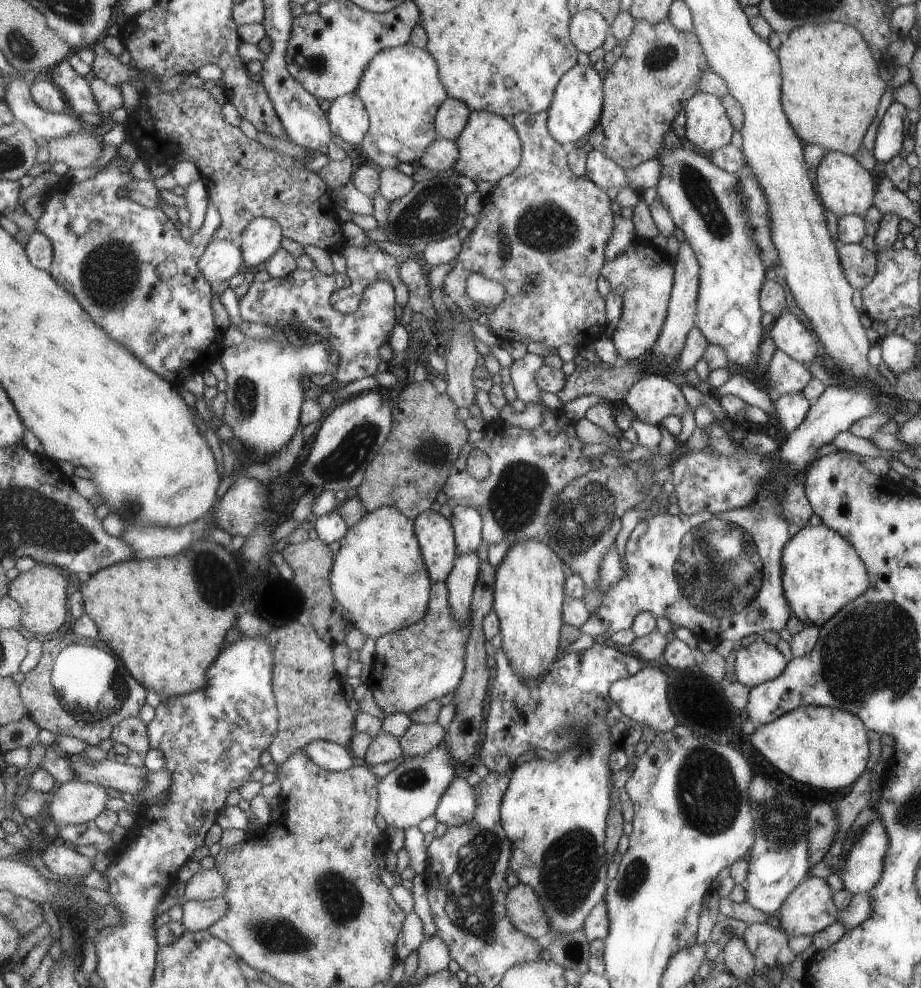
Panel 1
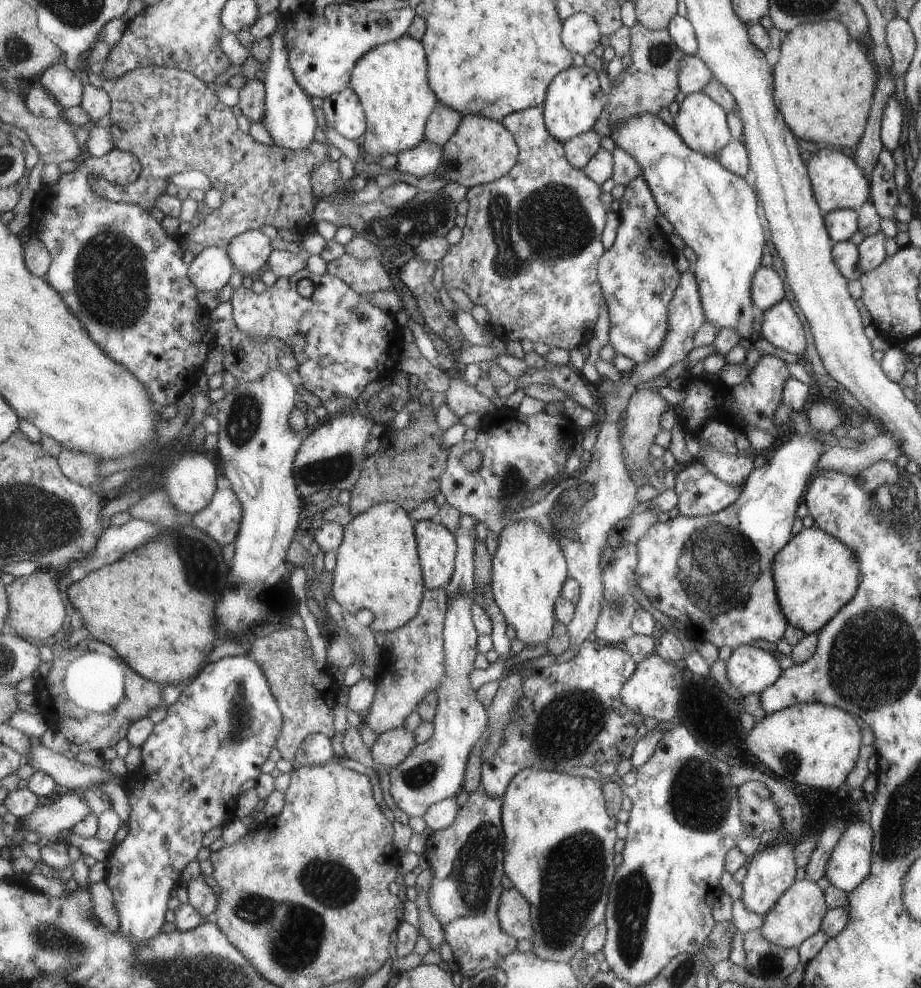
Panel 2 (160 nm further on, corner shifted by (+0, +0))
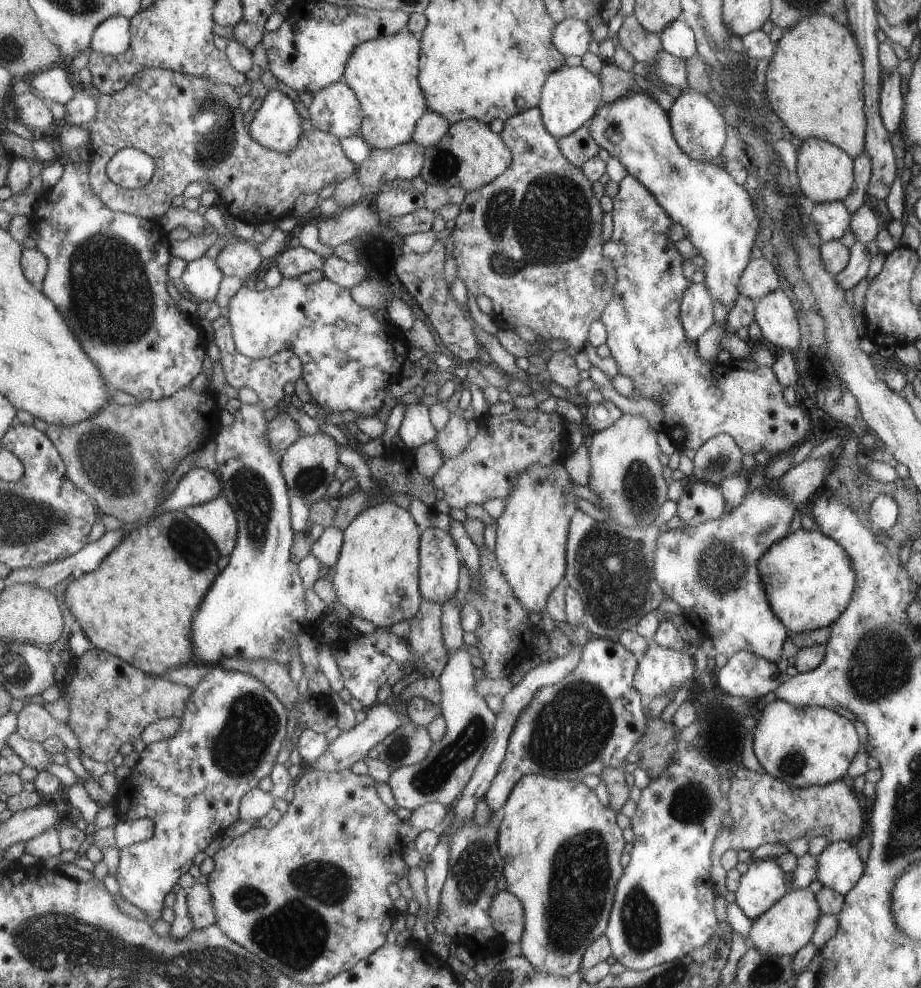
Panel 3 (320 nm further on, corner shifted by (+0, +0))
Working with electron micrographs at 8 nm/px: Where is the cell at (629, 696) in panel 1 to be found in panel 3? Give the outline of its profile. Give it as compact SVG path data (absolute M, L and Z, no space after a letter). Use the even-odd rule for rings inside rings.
M649 644L644 650L643 657L636 664L636 672L633 675L633 684L642 697L647 700L652 699L654 696L659 696L667 692L676 692L684 680L690 677L697 677L696 670L693 668L691 658L685 654L688 648L683 648L674 651L670 648L665 648L657 644Z

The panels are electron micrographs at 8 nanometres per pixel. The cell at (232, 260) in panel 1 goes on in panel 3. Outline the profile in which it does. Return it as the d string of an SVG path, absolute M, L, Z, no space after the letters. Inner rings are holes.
M201 257L190 261L180 279L191 296L200 303L205 300L213 302L217 298L223 276L215 259Z

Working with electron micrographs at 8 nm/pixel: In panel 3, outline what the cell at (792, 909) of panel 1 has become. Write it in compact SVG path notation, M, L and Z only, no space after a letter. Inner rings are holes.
M792 889L752 920L747 943L768 955L791 957L810 941L820 914L815 894L807 889Z

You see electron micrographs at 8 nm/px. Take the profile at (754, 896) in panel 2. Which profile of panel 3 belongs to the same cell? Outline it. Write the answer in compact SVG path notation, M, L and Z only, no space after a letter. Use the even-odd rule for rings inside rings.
M774 858L754 859L748 864L746 872L740 875L734 902L752 921L767 911L785 892L785 874Z

